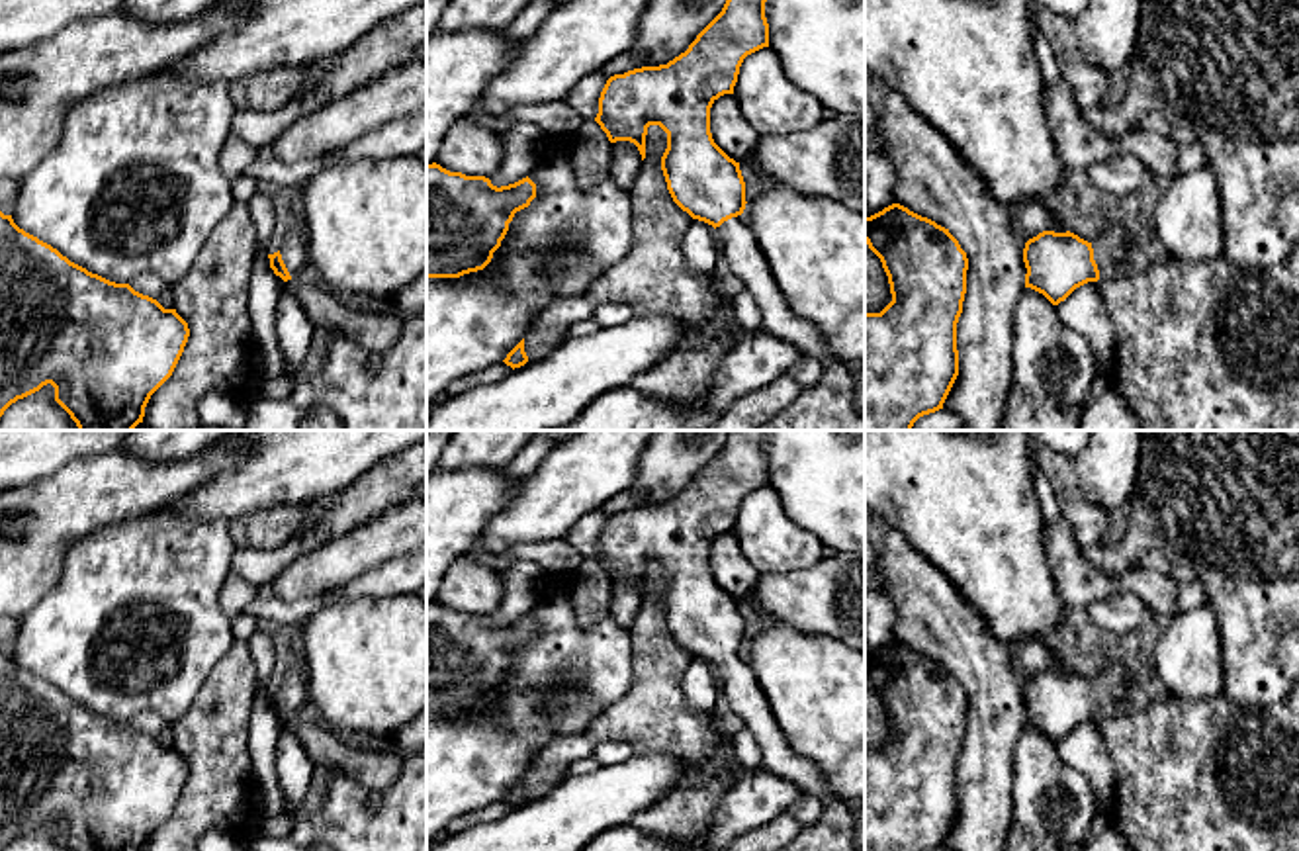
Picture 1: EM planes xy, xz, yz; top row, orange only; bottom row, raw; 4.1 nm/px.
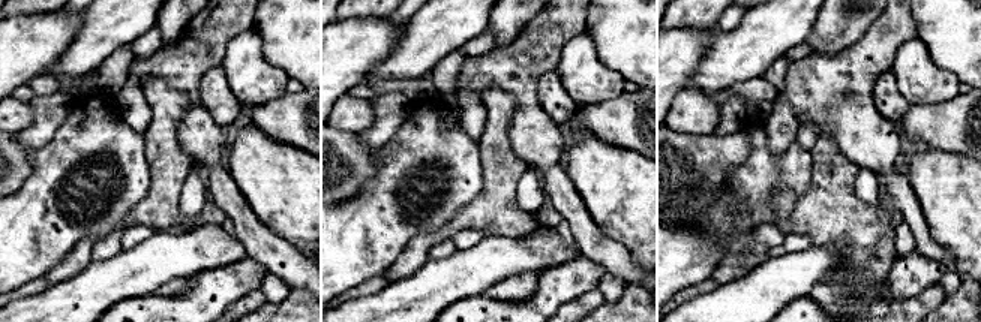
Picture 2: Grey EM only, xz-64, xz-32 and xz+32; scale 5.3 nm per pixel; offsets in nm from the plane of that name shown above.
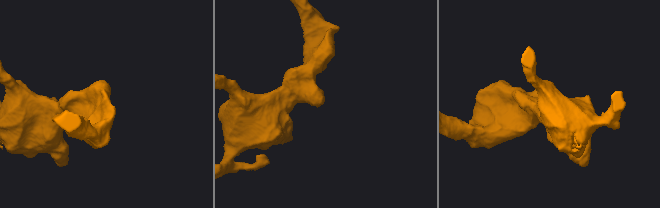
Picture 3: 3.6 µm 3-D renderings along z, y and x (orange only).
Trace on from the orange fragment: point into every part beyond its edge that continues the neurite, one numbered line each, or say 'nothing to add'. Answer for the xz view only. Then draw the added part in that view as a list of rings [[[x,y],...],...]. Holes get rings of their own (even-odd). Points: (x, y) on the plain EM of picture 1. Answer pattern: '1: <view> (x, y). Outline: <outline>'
1: xz (740, 691). Outline: [[[743,651],[716,665],[716,679],[722,706],[736,712],[739,726],[753,734],[761,751],[761,767],[796,784],[802,794],[818,796],[824,804],[835,802],[822,767],[788,745]]]

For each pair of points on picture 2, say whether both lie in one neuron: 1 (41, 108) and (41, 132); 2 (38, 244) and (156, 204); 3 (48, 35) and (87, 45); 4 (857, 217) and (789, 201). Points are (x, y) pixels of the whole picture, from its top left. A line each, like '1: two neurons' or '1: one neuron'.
1: one neuron
2: two neurons
3: two neurons
4: two neurons

